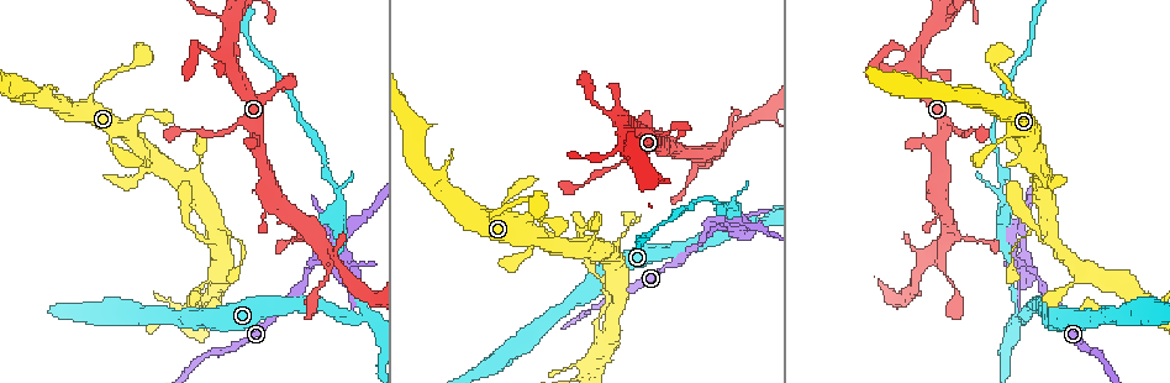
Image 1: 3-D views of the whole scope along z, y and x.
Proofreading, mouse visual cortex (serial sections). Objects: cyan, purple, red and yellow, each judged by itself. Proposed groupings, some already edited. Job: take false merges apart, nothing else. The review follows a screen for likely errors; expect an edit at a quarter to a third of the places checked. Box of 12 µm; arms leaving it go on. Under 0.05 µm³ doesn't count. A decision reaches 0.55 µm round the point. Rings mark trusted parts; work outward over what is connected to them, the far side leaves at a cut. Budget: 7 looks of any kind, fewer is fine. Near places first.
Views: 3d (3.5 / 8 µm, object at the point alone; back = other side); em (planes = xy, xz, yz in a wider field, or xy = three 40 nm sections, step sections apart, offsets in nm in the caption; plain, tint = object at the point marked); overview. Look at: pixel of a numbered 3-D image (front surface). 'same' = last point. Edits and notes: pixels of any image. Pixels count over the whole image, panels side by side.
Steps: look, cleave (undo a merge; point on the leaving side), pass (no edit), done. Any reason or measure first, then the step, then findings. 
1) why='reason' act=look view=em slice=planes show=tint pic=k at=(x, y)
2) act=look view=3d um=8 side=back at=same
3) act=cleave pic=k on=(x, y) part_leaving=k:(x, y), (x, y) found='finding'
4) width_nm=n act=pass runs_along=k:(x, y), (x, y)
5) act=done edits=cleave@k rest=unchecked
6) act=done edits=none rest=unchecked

why='abrupt turn' act=look view=3d um=3.5 pic=1 at=(244, 252)

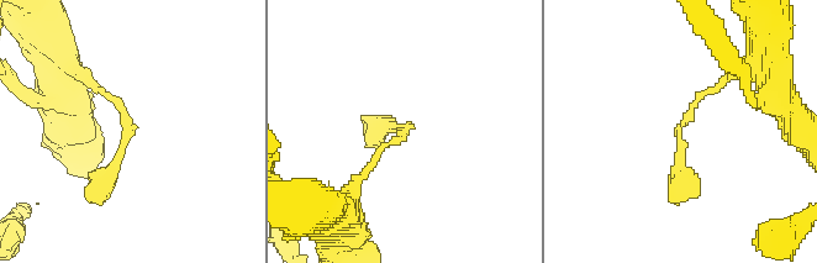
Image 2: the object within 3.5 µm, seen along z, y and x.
act=pass runs_along=2:(364, 173), (405, 129), (364, 119) found='continuous, no second cell'

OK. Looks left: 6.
why='sudden change in width' act=look view=3d um=3.5 pic=1 at=(1016, 314)

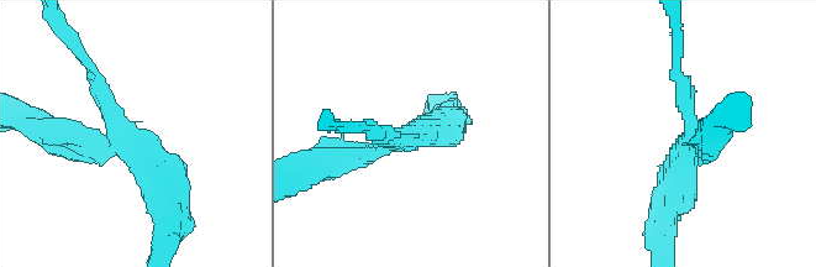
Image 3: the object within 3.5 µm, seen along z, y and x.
arms=3 arm_widths_nm=200,350,450 why='shape alone is not enough' act=look view=em slice=planes show=tint pic=3 at=(390, 142)

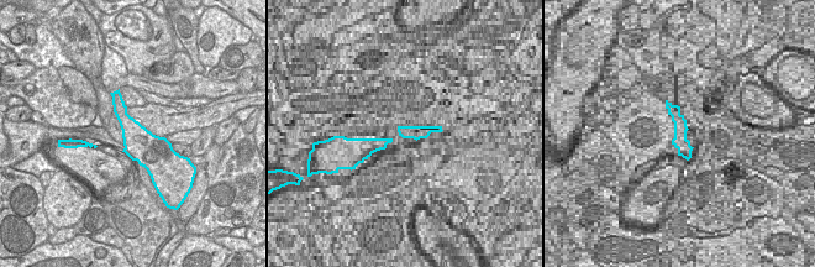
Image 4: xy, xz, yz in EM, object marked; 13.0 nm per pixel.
why='cut it another way' act=look view=em slice=xy step=5 show=tint at=same

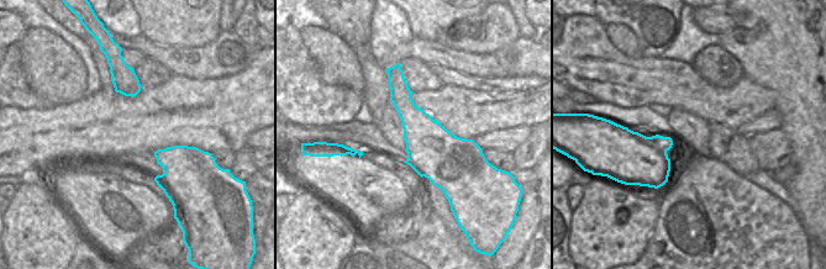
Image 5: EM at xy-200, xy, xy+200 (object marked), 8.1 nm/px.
act=cleave pic=3 on=(104, 98) part_leaving=3:(108, 146), (111, 111), (74, 43) found='two cells meet here'

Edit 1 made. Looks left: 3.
why='thick turns thin' act=look view=3d um=3.5 pic=1 at=(710, 223)

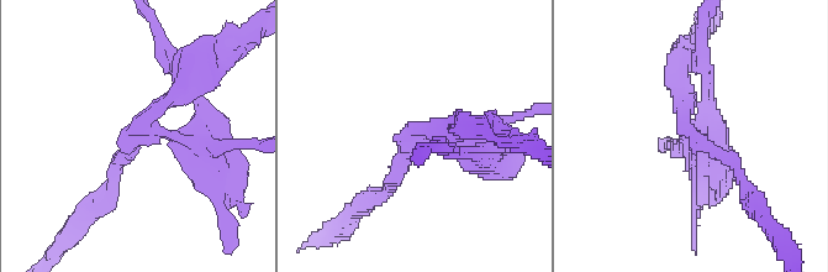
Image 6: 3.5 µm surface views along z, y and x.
arm_widths_nm=200,250,300 act=cleave pic=6 on=(707, 110) part_leaving=6:(159, 132), (198, 144), (236, 204) found='two cells meet here'

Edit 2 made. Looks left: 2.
act=done edits=cleave@3,cleave@6 rest=unchecked

